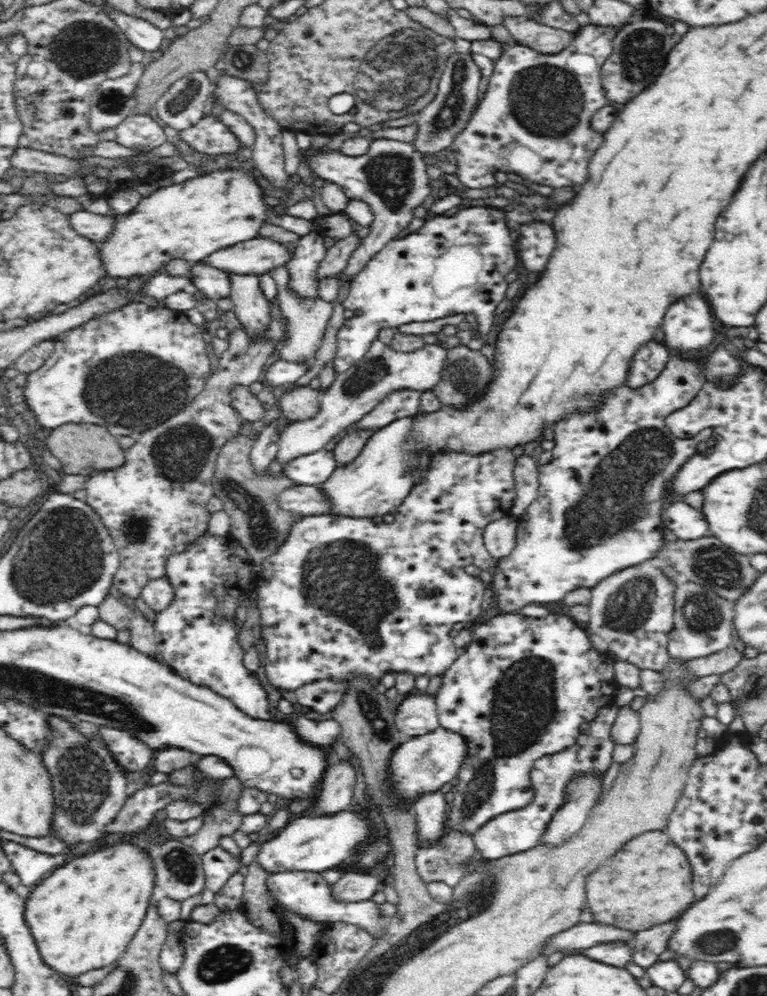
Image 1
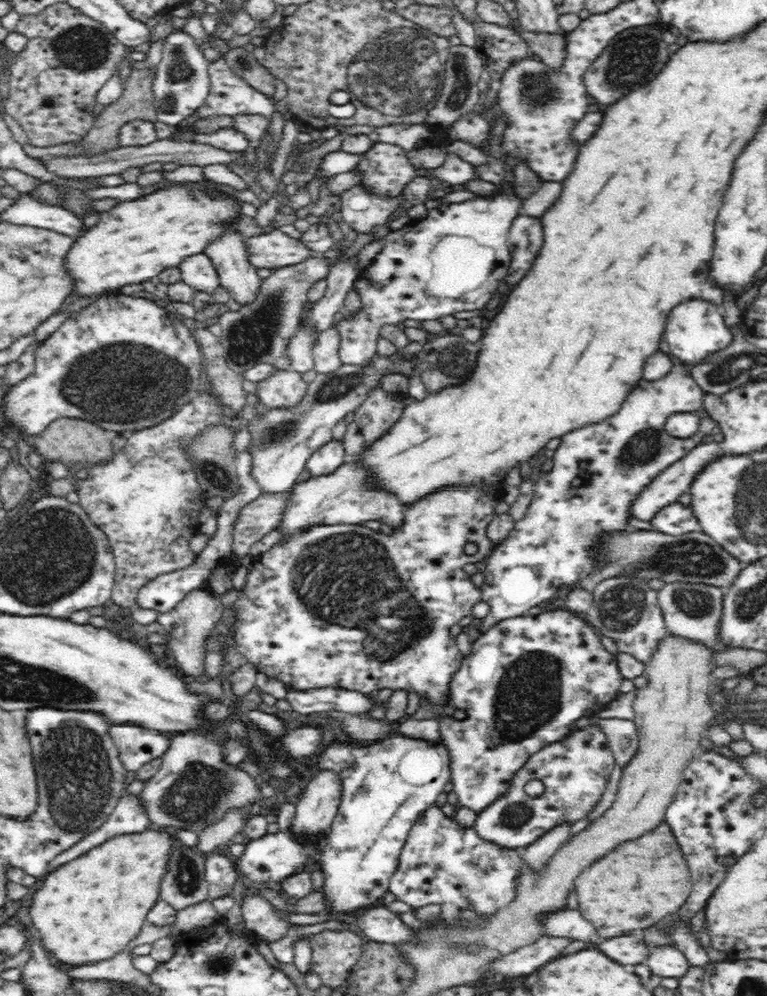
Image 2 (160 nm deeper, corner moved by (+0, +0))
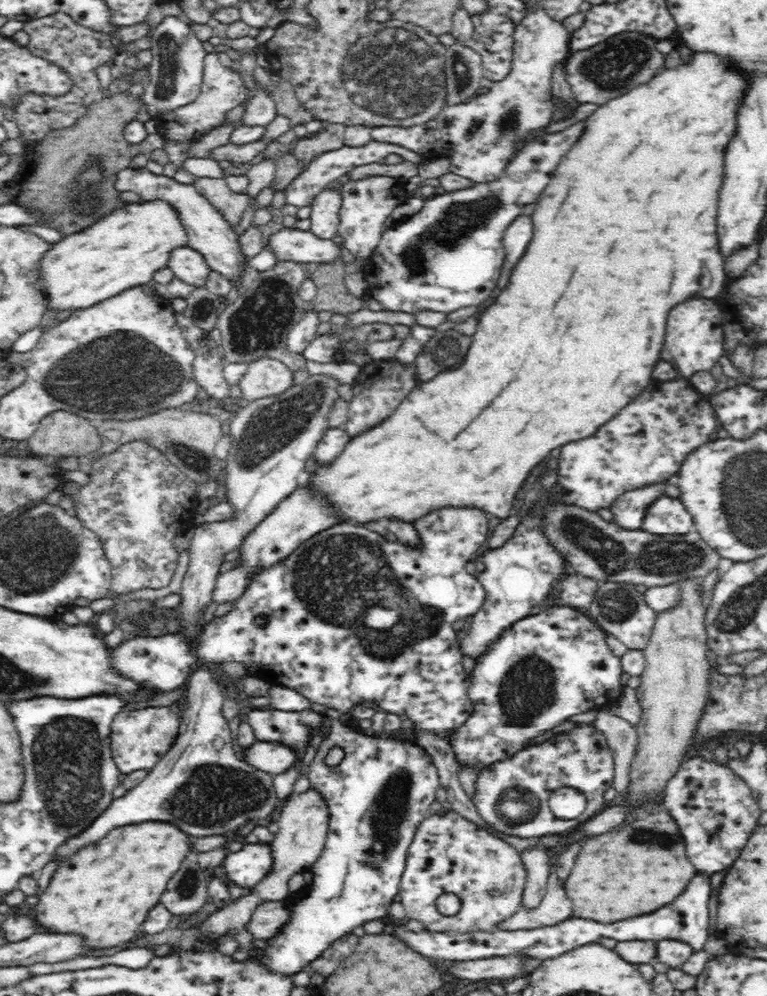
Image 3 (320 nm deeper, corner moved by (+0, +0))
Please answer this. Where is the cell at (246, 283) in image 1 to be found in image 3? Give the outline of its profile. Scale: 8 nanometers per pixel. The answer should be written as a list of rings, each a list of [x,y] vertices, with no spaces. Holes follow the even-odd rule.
[[[144,166],[118,171],[115,189],[119,192],[126,192],[126,190],[136,192],[142,202],[154,202],[154,200],[168,202],[169,206],[177,212],[177,218],[187,232],[189,238],[187,246],[203,254],[208,267],[222,275],[224,279],[228,279],[228,282],[234,284],[235,281],[240,280],[242,272],[248,265],[244,254],[240,253],[239,236],[219,210],[204,195],[201,195],[194,185],[180,183],[162,174],[156,175]]]

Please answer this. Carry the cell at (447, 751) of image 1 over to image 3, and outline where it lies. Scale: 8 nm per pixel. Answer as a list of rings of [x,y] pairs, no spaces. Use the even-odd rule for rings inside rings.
[[[327,708],[325,716],[330,717],[333,720],[330,734],[328,737],[322,740],[320,746],[318,746],[318,752],[316,752],[316,757],[309,764],[310,771],[308,779],[310,782],[310,789],[314,789],[322,795],[324,798],[324,803],[329,810],[329,826],[328,832],[326,834],[324,850],[321,852],[318,860],[315,864],[309,867],[310,873],[312,873],[312,882],[304,886],[298,893],[288,893],[284,900],[286,907],[288,907],[288,922],[282,924],[282,928],[278,930],[278,934],[274,934],[272,938],[266,938],[266,946],[262,946],[262,956],[260,956],[260,962],[268,971],[278,974],[278,975],[294,975],[297,972],[302,970],[307,970],[310,962],[314,962],[316,958],[320,958],[322,953],[335,941],[339,938],[342,938],[344,935],[352,933],[355,928],[358,926],[363,926],[366,922],[370,920],[384,920],[388,922],[390,920],[389,906],[394,902],[394,896],[399,893],[400,883],[401,883],[401,874],[405,869],[405,858],[407,857],[407,850],[409,849],[409,844],[413,841],[413,836],[416,832],[416,829],[420,824],[429,816],[430,806],[434,802],[434,794],[436,790],[440,788],[440,781],[438,776],[438,771],[434,766],[434,763],[431,761],[430,756],[427,752],[417,745],[410,745],[404,741],[390,740],[386,736],[372,736],[370,733],[362,734],[357,733],[346,727],[339,722],[339,717],[341,712],[334,708]],[[338,747],[344,751],[344,759],[337,765],[330,766],[327,765],[325,760],[329,751]]]

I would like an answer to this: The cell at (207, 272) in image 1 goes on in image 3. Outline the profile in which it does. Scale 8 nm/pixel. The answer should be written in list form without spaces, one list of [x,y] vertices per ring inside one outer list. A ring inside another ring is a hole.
[[[188,246],[178,247],[171,253],[167,268],[174,273],[175,278],[195,287],[204,286],[211,270],[204,255]]]

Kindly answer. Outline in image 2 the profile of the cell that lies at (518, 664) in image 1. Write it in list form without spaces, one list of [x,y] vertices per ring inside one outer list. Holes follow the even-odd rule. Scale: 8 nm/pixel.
[[[552,610],[552,612],[544,612],[538,614],[536,618],[532,616],[522,616],[522,618],[507,618],[502,619],[496,623],[496,626],[490,627],[484,634],[480,634],[478,638],[472,643],[472,649],[469,655],[463,658],[457,673],[454,675],[452,682],[450,682],[449,699],[450,705],[456,707],[456,710],[464,710],[466,712],[463,719],[453,718],[439,718],[439,731],[443,738],[443,745],[449,751],[450,760],[450,774],[453,784],[453,791],[456,796],[459,796],[458,806],[465,806],[471,808],[477,814],[484,810],[486,806],[492,805],[500,794],[504,794],[511,785],[512,778],[516,775],[522,766],[536,755],[542,748],[547,745],[564,741],[572,734],[572,730],[580,727],[581,723],[585,722],[585,718],[592,718],[593,715],[612,703],[620,696],[620,685],[624,677],[620,674],[619,666],[616,660],[616,655],[606,651],[604,645],[600,641],[601,635],[593,626],[584,618],[574,616],[568,610]]]

